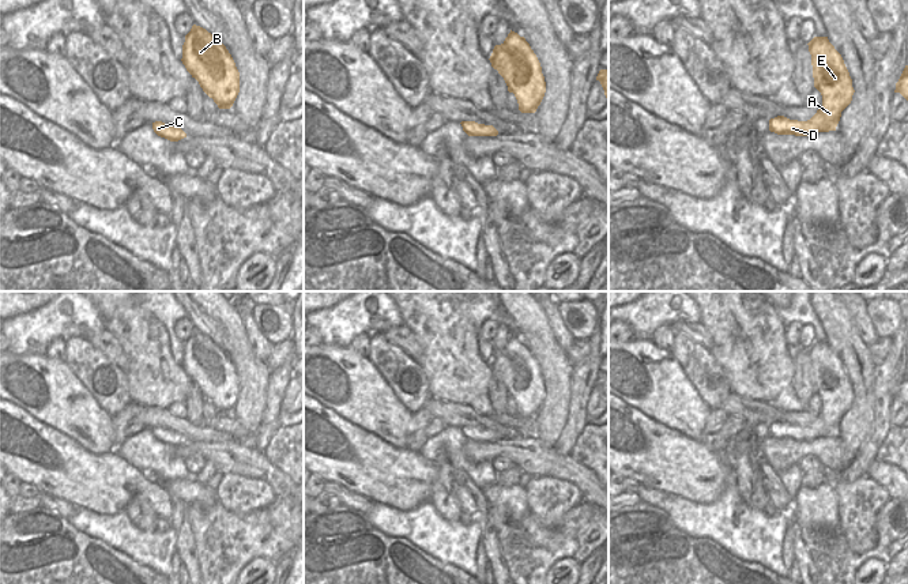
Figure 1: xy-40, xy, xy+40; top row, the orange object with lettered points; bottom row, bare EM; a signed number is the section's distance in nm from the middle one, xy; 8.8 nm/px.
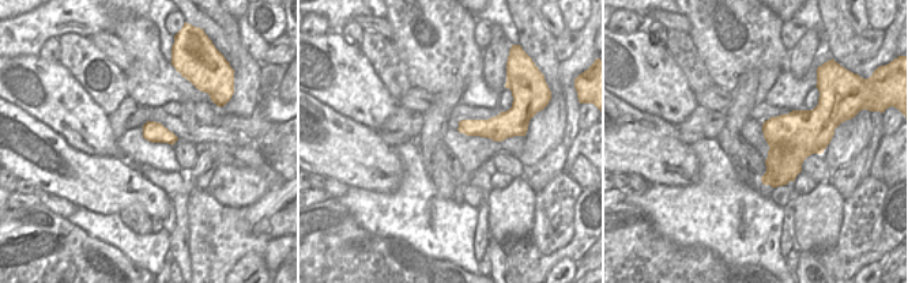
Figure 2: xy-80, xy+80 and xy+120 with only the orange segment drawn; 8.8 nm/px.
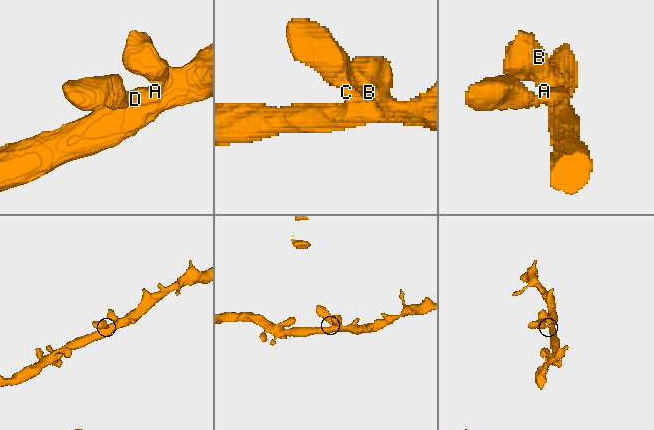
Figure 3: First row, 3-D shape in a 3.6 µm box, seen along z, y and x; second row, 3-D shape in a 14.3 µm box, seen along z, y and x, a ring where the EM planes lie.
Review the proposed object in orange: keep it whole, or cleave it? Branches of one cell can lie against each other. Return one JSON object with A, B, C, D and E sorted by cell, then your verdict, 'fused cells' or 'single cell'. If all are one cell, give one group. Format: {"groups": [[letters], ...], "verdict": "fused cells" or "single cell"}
{"groups": [["A", "B", "C", "D", "E"]], "verdict": "single cell"}

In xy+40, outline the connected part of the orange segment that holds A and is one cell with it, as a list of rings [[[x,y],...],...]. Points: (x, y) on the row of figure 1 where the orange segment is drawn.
[[[814,37],[809,44],[814,87],[822,95],[822,106],[807,121],[777,116],[769,120],[769,131],[777,135],[810,136],[836,131],[841,112],[851,103],[855,93],[852,79],[841,54],[828,37]]]

